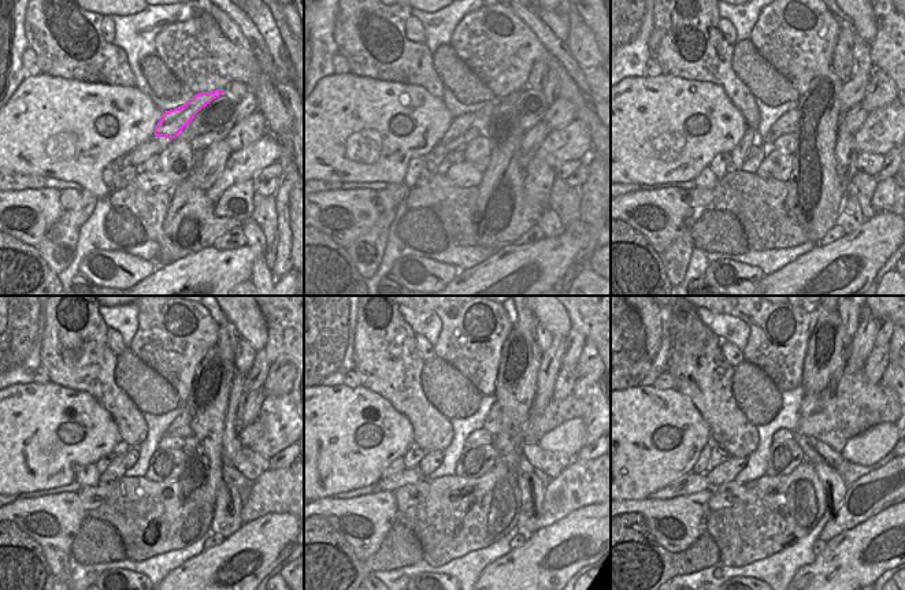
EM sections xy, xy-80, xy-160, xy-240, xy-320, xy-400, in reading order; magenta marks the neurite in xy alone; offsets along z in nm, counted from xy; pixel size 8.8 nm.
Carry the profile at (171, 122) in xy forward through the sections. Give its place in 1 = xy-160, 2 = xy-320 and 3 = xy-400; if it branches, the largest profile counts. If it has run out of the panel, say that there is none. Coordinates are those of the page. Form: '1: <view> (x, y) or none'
1: xy-160 (738, 155)
2: xy-320 (405, 477)
3: xy-400 (689, 483)

